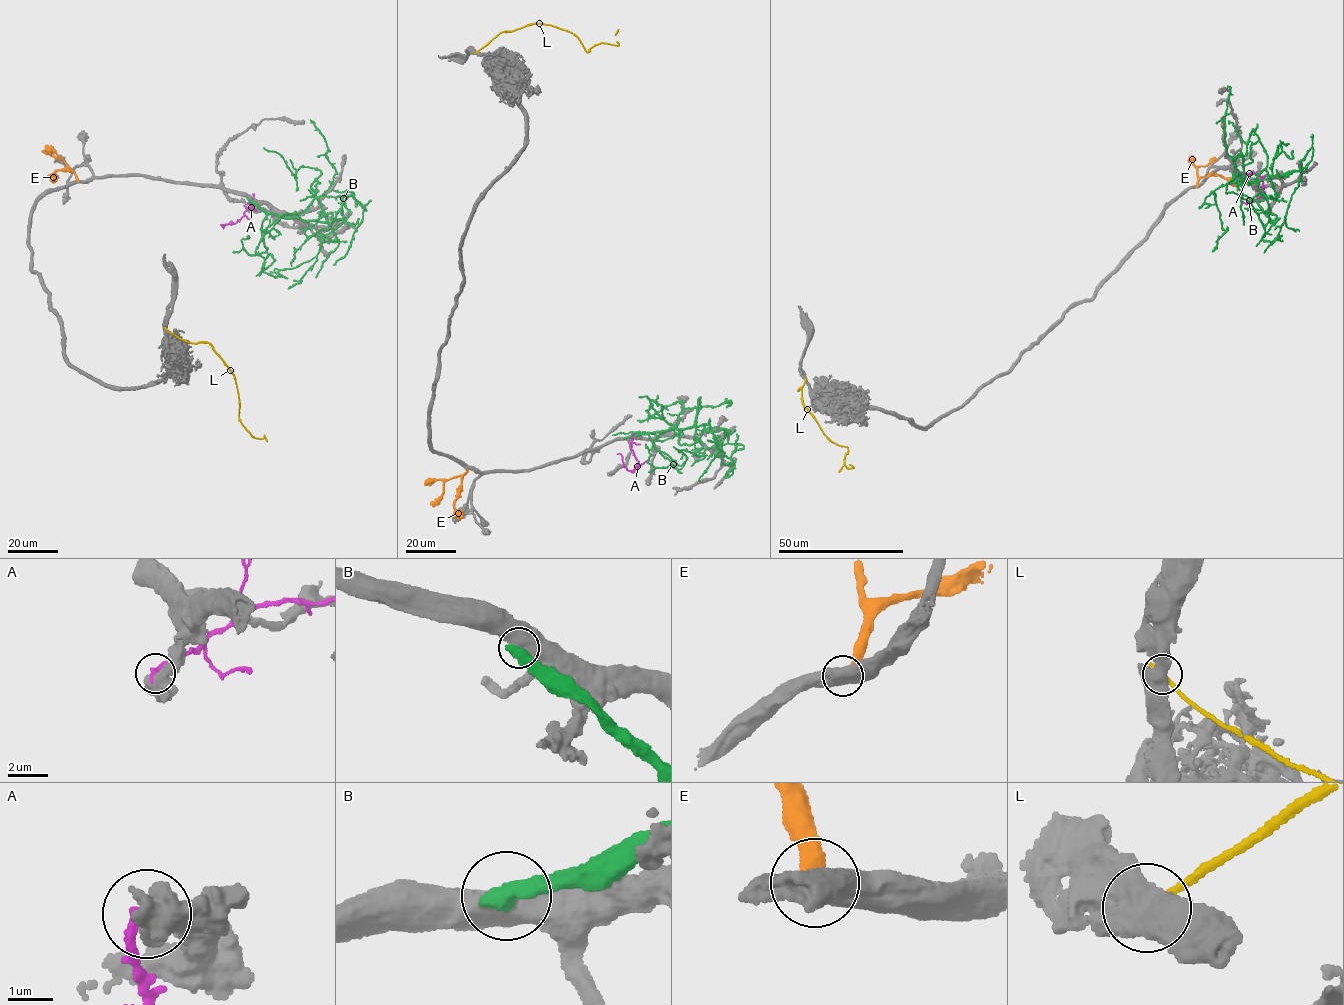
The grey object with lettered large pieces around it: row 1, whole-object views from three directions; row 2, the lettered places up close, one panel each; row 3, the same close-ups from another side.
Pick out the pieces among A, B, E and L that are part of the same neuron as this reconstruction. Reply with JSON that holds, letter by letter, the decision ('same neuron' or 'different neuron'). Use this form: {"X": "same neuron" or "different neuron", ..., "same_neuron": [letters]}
{"A": "different neuron", "B": "different neuron", "E": "same neuron", "L": "different neuron", "same_neuron": ["E"]}

